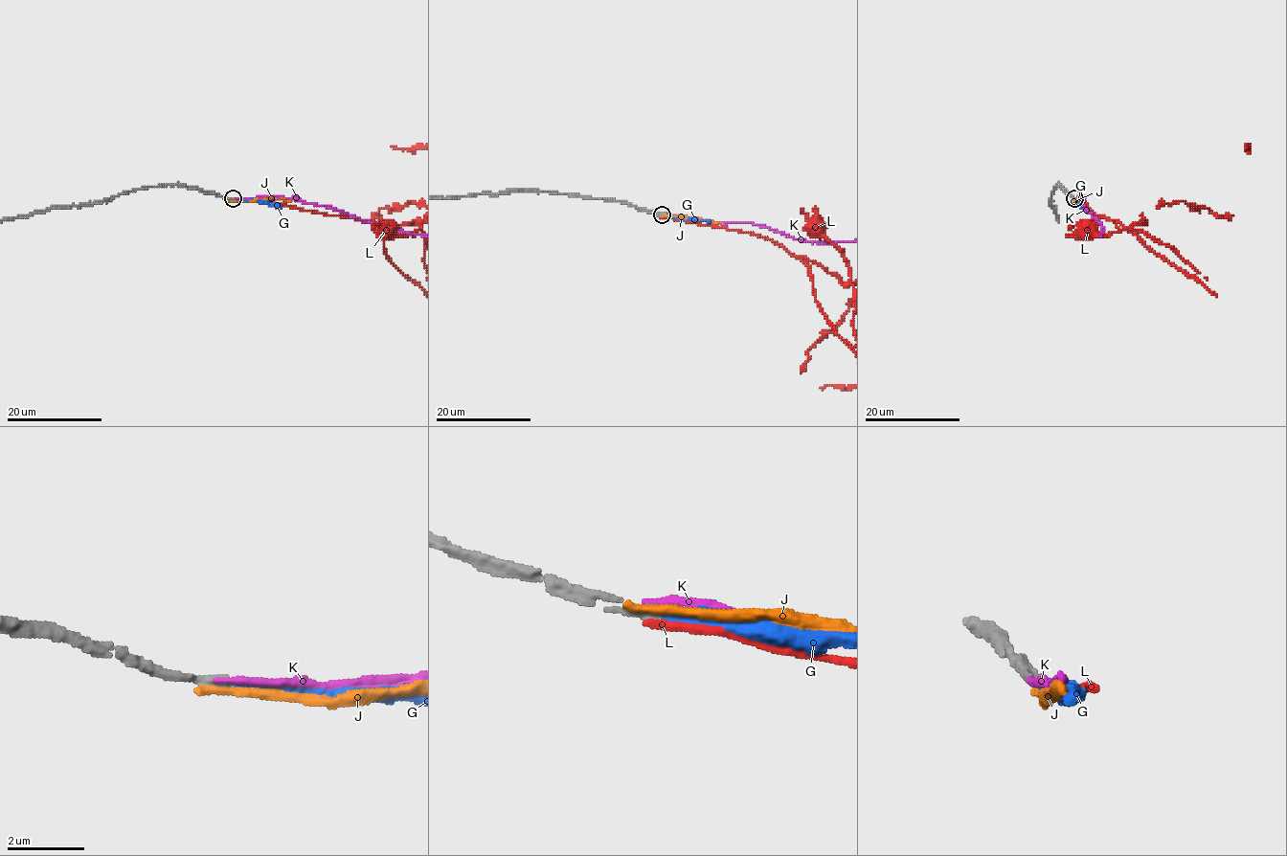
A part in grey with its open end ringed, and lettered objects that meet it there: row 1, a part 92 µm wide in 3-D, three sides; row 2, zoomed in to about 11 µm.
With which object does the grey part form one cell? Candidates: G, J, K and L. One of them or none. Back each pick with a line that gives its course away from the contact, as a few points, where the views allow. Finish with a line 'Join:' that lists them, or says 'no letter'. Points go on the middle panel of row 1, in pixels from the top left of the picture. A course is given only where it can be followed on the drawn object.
G: course (662, 214), (711, 222)
Join: G

